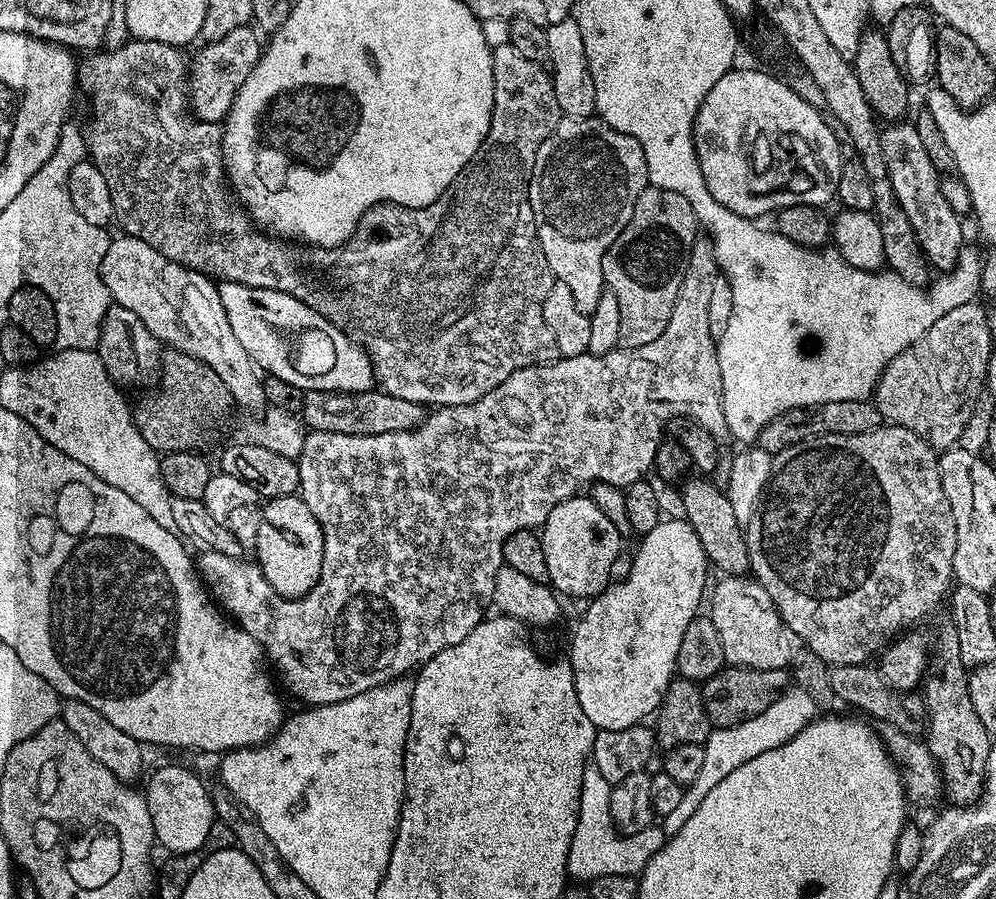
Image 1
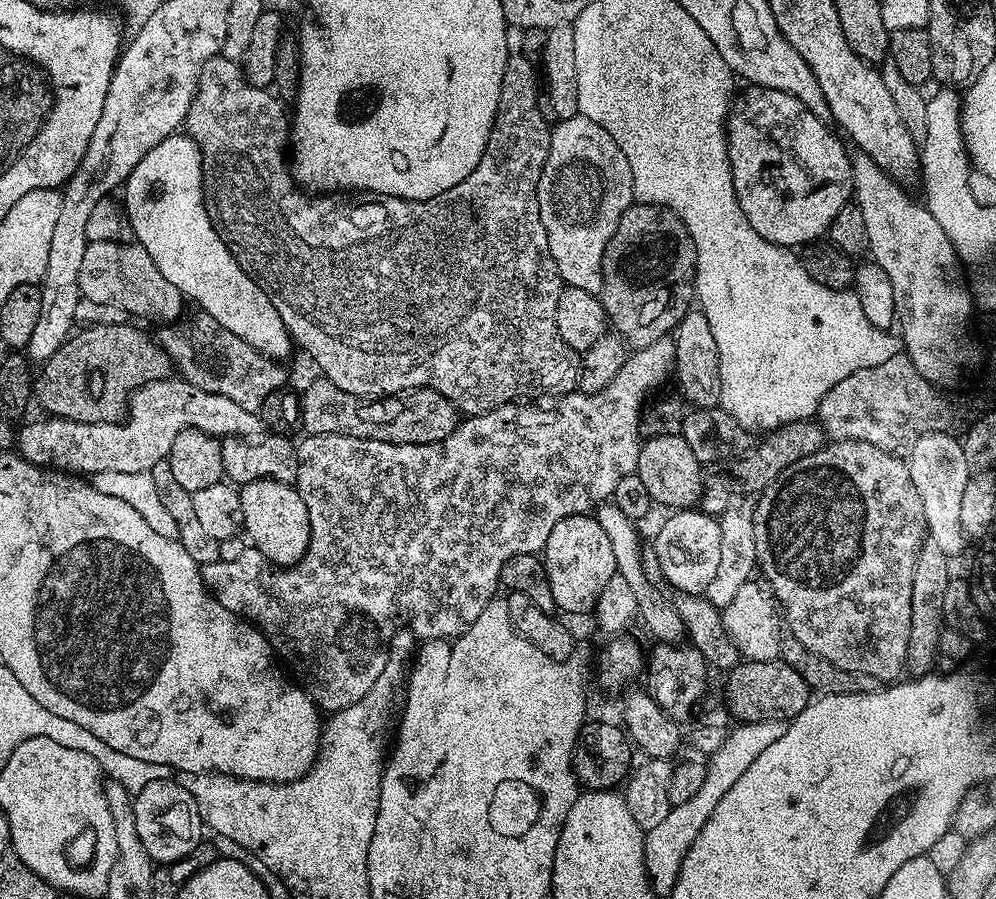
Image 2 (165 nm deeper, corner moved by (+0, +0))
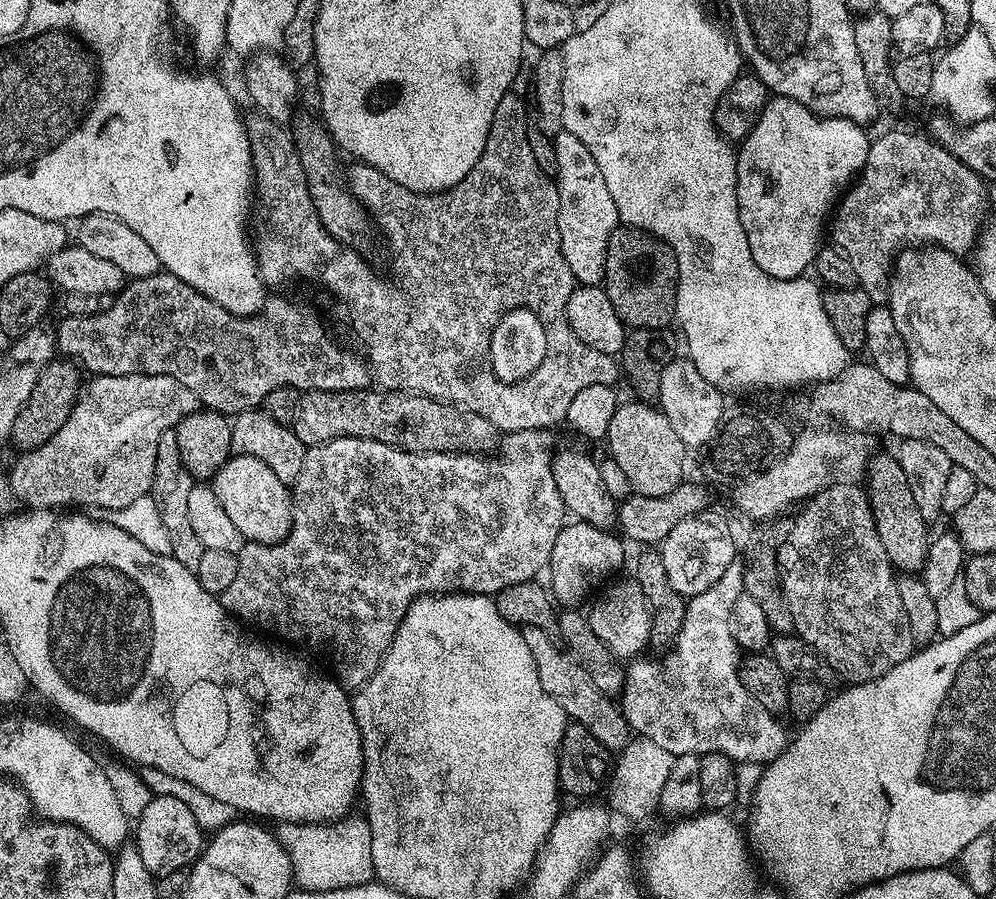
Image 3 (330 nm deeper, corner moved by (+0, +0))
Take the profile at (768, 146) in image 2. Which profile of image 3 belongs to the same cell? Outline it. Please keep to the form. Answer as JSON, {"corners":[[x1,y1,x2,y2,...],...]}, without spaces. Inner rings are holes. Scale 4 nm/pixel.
{"corners":[[776,96,769,99,768,105,762,110,758,122,744,137,736,152,736,193,738,194,738,214,742,218,742,230,746,230,746,242,750,242,750,254,754,262,766,274,770,274,775,280,799,280,805,275,804,272,813,267,816,262,816,255,820,253,822,241,826,236,826,221,830,213,835,209,838,201,843,197,846,189,855,181,864,168,868,157,868,146,870,136,867,136,861,125,846,118,834,118,833,116,819,116,811,112,806,106,794,102,785,96]]}

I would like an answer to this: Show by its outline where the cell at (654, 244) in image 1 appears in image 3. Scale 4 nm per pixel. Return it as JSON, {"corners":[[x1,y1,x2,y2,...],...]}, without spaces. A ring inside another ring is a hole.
{"corners":[[618,226,610,234,602,287,629,329,667,328,676,314,678,262,664,241,642,228]]}

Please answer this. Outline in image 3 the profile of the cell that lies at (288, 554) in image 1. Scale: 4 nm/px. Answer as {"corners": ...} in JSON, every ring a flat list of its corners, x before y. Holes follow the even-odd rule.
{"corners":[[232,456,220,467,218,474,212,477,210,487,214,494,218,494,218,502,222,502,222,507,226,509,226,515,234,521,234,526,242,530,245,541,253,544,277,544,290,534,294,511,292,492,289,485,281,482,278,474,274,474,270,466,266,466,266,462,258,462,258,458,249,456]]}

